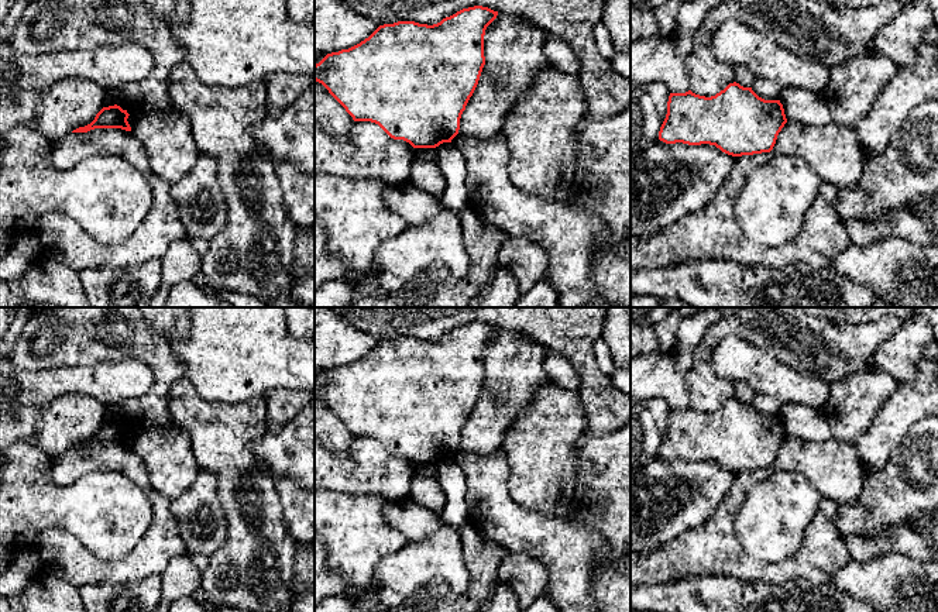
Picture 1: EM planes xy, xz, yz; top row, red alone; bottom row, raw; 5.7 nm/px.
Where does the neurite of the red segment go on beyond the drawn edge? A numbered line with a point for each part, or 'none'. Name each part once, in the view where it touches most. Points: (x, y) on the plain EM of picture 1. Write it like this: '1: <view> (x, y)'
none

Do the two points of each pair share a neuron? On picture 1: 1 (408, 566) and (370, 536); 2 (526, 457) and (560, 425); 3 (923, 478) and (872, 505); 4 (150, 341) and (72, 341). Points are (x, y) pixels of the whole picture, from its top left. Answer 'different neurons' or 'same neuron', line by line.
1: different neurons
2: same neuron
3: same neuron
4: same neuron

